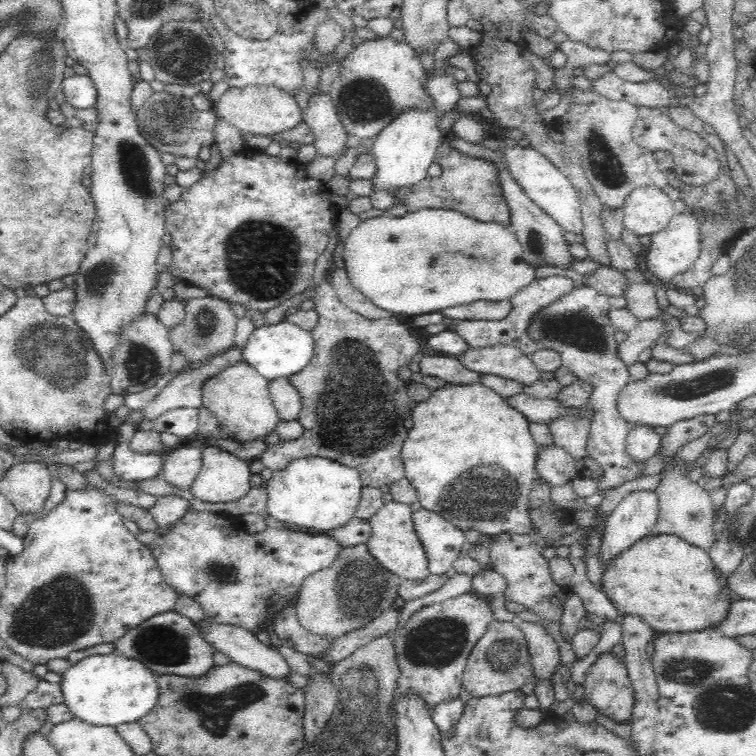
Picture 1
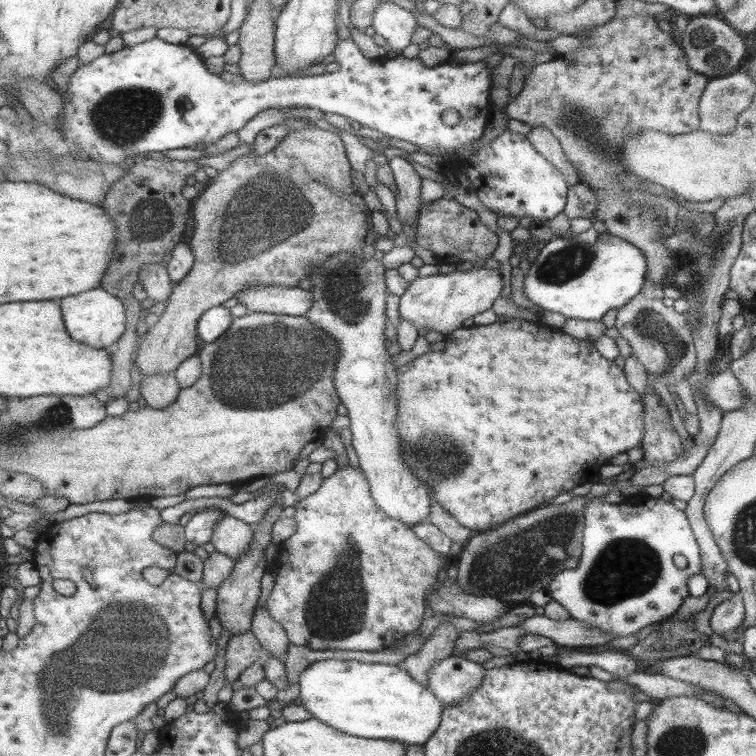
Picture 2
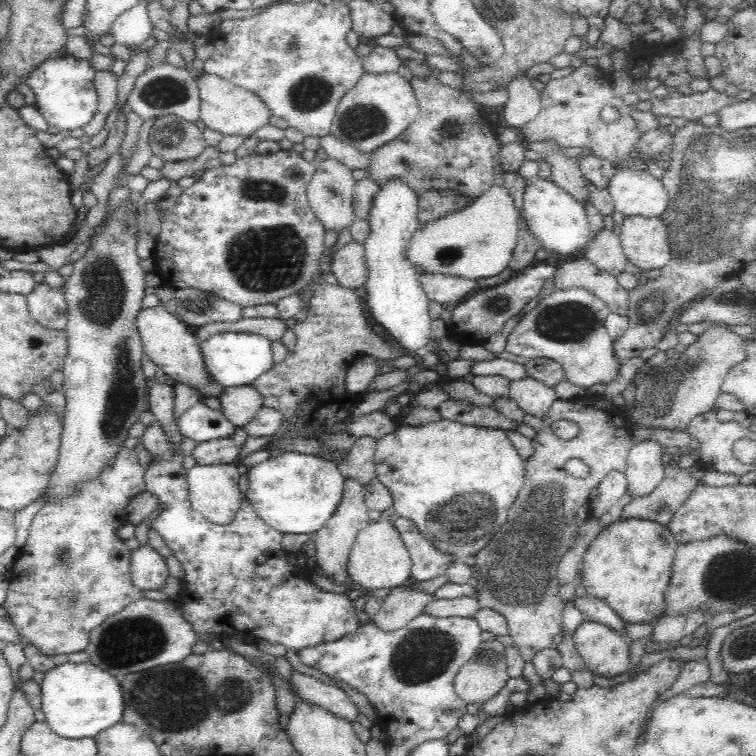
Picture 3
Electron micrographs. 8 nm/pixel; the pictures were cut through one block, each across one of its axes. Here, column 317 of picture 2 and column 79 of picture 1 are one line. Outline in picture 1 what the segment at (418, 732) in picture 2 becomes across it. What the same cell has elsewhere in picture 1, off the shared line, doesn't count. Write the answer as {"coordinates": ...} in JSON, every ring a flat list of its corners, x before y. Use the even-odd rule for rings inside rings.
{"coordinates":[[112,652,79,660,63,672,59,685,74,717,96,726,115,727,136,722,156,706,160,694,157,676,140,660]]}

